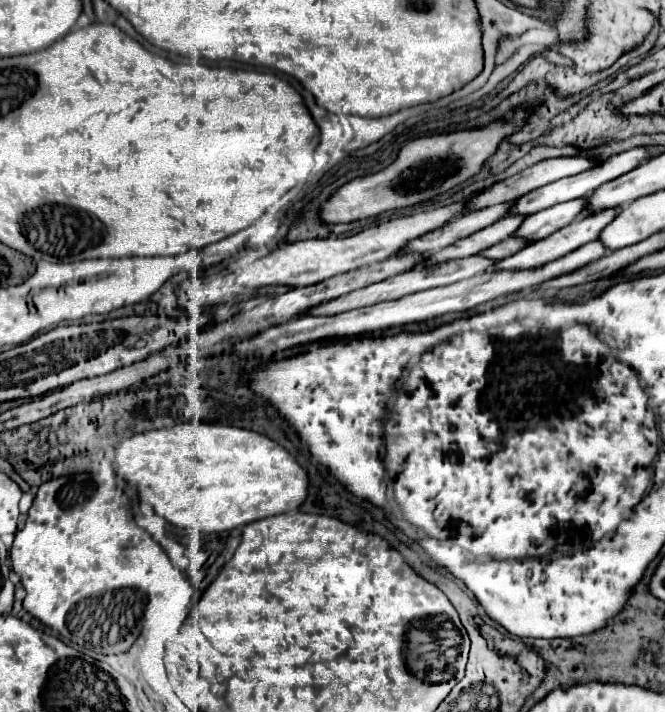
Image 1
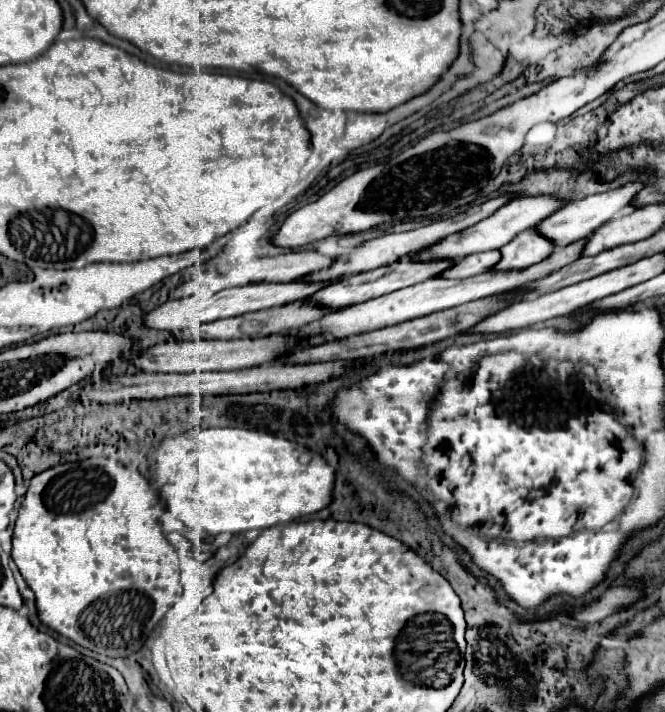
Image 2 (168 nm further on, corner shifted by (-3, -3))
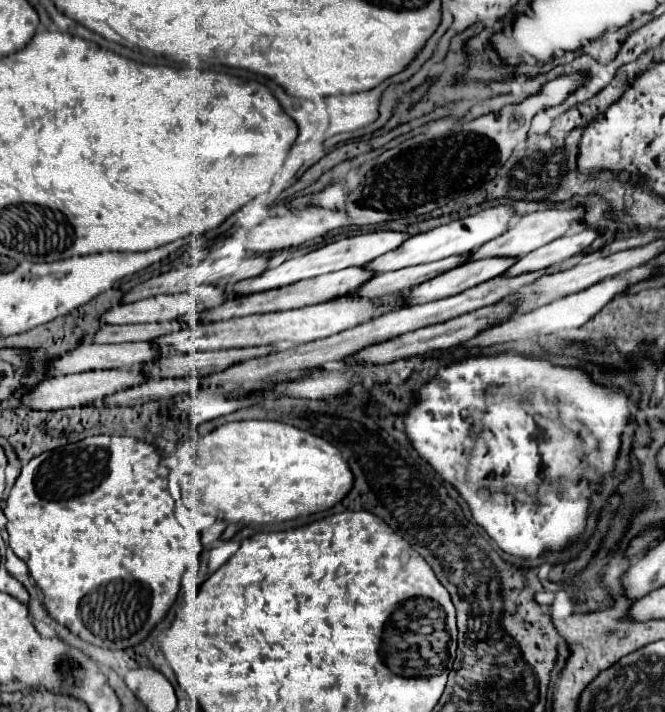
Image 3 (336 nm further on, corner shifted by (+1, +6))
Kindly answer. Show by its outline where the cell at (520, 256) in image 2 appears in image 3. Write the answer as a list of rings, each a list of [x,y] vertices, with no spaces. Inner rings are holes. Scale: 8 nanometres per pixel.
[[[487,257],[487,259],[465,263],[463,267],[451,269],[435,279],[429,279],[427,283],[421,283],[411,293],[407,293],[407,301],[409,305],[415,305],[415,303],[427,303],[427,301],[451,297],[455,293],[479,285],[481,281],[503,275],[517,261],[519,257]]]

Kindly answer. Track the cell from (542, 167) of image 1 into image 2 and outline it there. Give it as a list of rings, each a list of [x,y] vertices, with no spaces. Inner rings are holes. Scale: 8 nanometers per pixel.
[[[501,194],[485,204],[479,204],[479,206],[473,206],[469,208],[467,212],[461,212],[453,218],[447,218],[447,220],[439,220],[439,222],[431,222],[429,226],[421,226],[421,228],[415,228],[411,232],[401,232],[401,234],[383,234],[379,238],[373,238],[373,240],[367,240],[359,246],[355,246],[349,254],[343,254],[343,256],[337,256],[331,264],[331,268],[323,268],[323,272],[313,272],[311,276],[303,276],[303,282],[323,282],[323,280],[341,280],[345,276],[351,276],[351,274],[361,274],[361,272],[369,272],[369,270],[375,270],[379,266],[387,266],[387,264],[393,264],[397,260],[401,260],[403,256],[407,256],[407,252],[415,252],[415,250],[421,250],[425,248],[427,244],[435,244],[435,240],[441,240],[453,232],[459,232],[463,228],[469,228],[473,224],[477,224],[479,220],[491,216],[495,210],[499,210],[503,204],[509,202],[509,194]]]

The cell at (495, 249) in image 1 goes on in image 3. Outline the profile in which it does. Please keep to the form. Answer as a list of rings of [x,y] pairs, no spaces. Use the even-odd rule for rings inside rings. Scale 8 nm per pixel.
[[[471,253],[451,255],[451,257],[445,257],[441,261],[415,265],[415,267],[405,267],[405,269],[397,269],[397,271],[389,271],[389,273],[381,273],[381,275],[375,275],[375,279],[371,279],[371,283],[367,283],[367,287],[363,287],[363,291],[355,291],[355,295],[383,297],[387,293],[411,291],[413,287],[419,287],[419,283],[425,283],[427,279],[433,279],[433,277],[441,275],[443,271],[449,271],[449,269],[465,265],[469,257],[471,257]]]

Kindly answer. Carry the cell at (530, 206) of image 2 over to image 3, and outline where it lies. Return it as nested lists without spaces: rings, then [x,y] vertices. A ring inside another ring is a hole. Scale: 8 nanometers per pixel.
[[[493,205],[489,209],[475,213],[475,215],[467,215],[463,219],[455,219],[447,225],[419,233],[419,235],[411,237],[407,243],[403,243],[401,247],[397,247],[395,251],[389,251],[387,255],[381,255],[379,259],[375,259],[375,263],[367,263],[367,267],[375,267],[375,271],[385,273],[385,271],[395,271],[395,269],[403,269],[403,267],[411,267],[411,265],[431,263],[431,261],[439,261],[439,259],[449,257],[449,255],[459,255],[459,253],[479,249],[483,243],[503,235],[515,217],[517,217],[517,211],[511,205]]]

